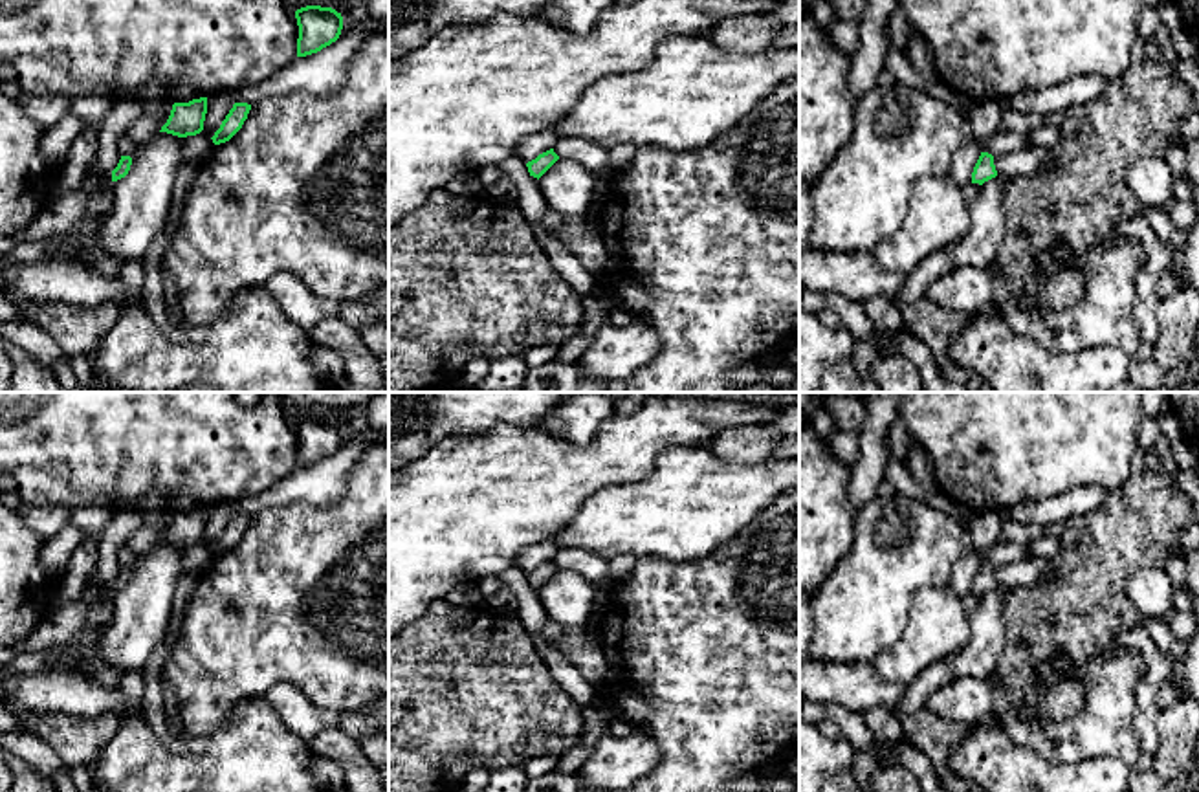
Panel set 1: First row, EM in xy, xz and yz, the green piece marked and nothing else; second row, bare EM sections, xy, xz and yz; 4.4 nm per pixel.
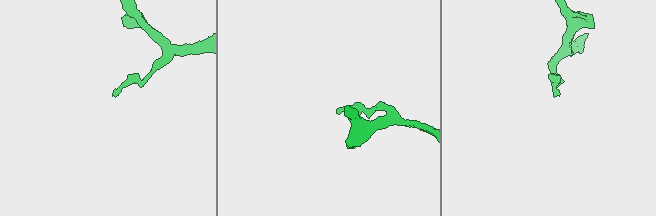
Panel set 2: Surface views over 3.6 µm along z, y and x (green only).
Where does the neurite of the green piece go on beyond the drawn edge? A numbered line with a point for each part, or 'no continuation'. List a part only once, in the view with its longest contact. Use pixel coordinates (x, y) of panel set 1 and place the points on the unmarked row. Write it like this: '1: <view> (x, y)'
no continuation

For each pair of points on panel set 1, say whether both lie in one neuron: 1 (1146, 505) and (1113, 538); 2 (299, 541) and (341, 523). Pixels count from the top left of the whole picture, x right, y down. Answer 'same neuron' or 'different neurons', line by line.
1: same neuron
2: same neuron

